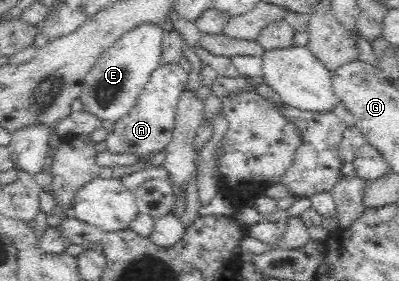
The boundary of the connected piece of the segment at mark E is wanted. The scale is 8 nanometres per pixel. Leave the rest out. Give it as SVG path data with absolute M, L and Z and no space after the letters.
M141 24L115 41L95 61L86 75L80 93L85 108L83 112L95 115L101 121L109 120L114 123L127 115L149 81L150 75L163 64L164 33L161 25Z

